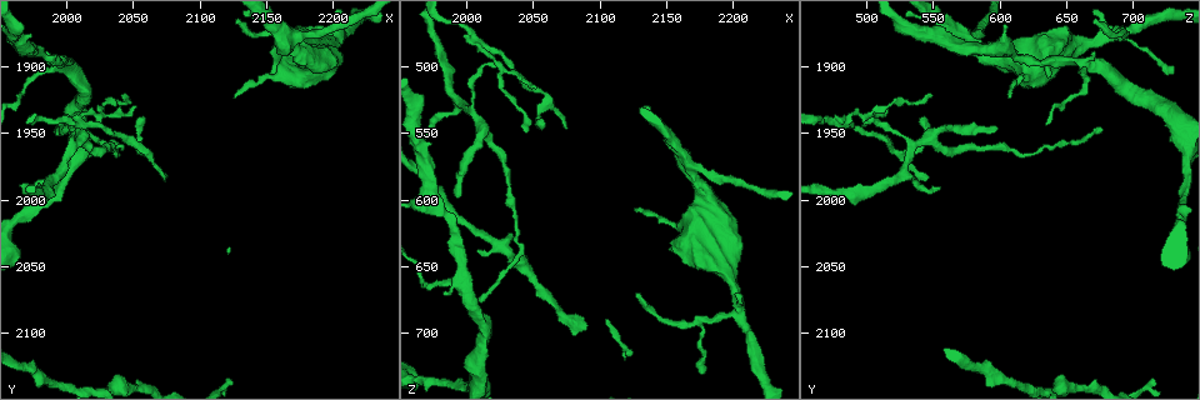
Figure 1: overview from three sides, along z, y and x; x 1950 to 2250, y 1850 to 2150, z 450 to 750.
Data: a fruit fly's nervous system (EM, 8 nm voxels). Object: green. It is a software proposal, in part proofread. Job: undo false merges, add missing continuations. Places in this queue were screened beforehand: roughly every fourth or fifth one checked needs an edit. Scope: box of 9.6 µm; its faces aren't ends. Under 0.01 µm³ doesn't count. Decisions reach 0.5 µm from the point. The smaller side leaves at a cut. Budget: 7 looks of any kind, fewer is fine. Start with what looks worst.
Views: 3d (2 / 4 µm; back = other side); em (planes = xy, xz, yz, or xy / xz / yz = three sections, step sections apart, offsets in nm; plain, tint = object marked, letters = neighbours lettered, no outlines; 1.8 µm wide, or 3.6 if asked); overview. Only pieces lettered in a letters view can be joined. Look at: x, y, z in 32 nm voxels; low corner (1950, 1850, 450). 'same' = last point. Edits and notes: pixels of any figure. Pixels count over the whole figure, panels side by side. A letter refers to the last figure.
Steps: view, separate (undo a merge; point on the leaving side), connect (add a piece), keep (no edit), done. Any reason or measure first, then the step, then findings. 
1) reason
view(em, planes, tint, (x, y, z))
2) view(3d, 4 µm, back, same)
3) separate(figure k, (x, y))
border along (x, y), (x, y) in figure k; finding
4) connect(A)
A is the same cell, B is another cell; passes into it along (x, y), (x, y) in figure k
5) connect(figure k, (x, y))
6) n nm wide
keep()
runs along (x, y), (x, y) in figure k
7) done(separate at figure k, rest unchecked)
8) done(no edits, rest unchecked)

two arms at a narrow angle
view(3d, 4 µm, (2010, 1940, 484))

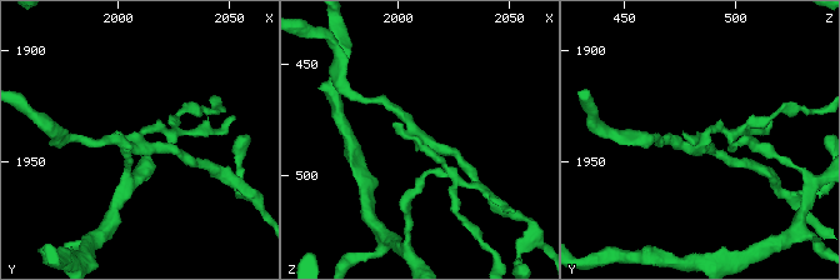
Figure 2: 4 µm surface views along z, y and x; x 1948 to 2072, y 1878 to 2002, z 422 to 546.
view(em, planes, letters, (2010, 1940, 486))

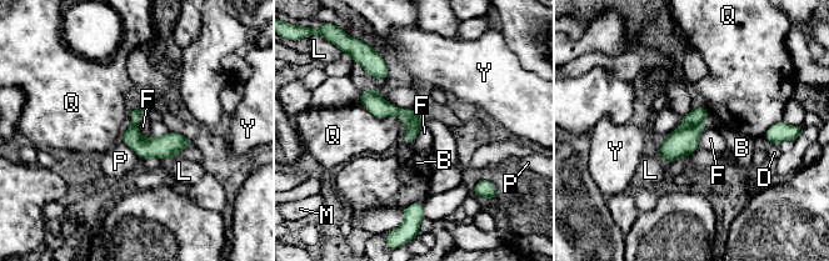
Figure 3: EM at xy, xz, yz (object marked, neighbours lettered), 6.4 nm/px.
separate(figure 3, (683, 141))
B, D, F, L, M, P, Q and Y are other cells; border along (703, 121), (693, 126) in figure 3; two cells meet here

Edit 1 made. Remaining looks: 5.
view(overview)

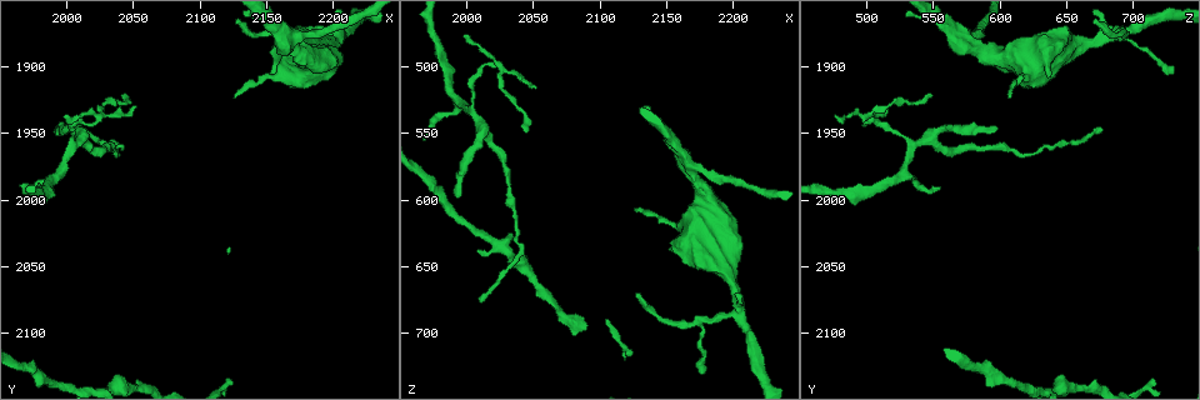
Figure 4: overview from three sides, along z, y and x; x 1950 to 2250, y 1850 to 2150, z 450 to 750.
thin end
view(3d, 4 µm, (1992, 1946, 598))

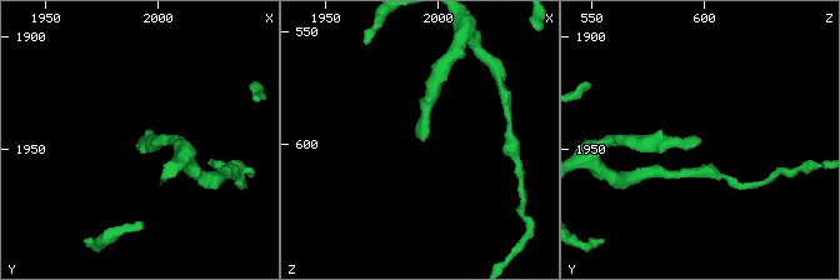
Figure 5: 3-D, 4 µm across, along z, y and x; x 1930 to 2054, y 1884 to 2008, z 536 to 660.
view(em, planes, letters, (1995, 1945, 599))

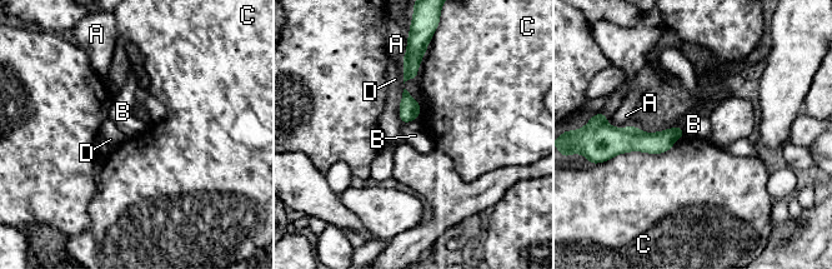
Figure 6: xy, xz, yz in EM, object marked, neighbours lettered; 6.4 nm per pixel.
100 nm wide
keep()
A, B, C and D are other cells; border along (417, 118), (402, 124) in figure 6; no lettered piece goes on from it

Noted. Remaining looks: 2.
done(separate at figure 3, rest unchecked)

